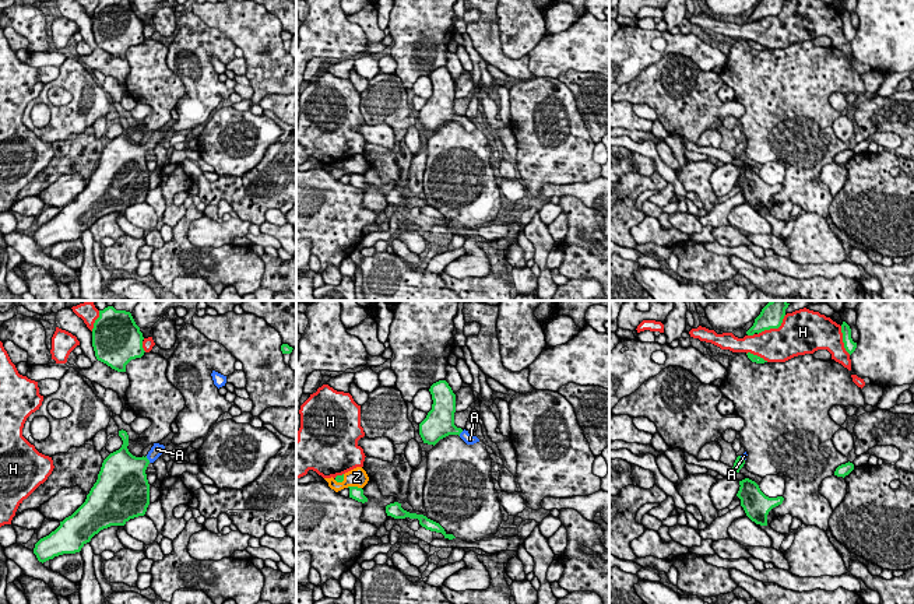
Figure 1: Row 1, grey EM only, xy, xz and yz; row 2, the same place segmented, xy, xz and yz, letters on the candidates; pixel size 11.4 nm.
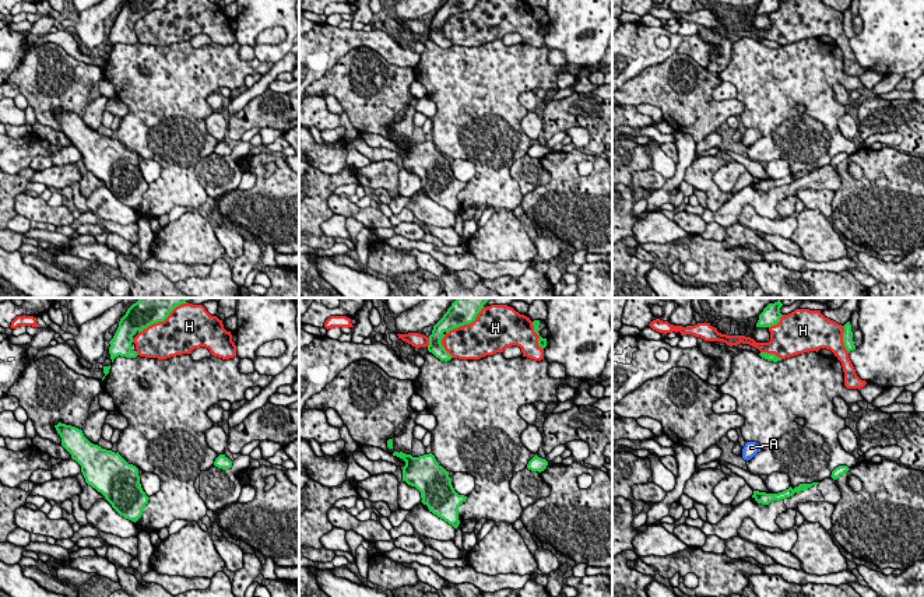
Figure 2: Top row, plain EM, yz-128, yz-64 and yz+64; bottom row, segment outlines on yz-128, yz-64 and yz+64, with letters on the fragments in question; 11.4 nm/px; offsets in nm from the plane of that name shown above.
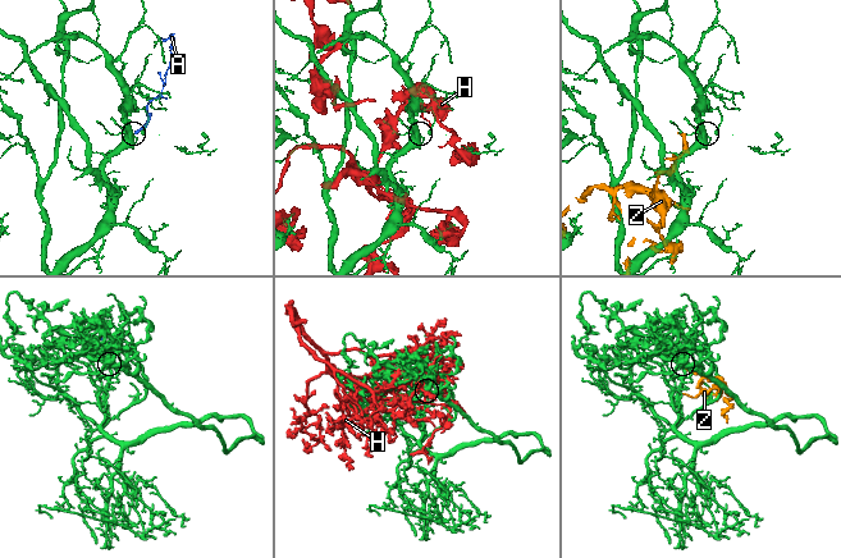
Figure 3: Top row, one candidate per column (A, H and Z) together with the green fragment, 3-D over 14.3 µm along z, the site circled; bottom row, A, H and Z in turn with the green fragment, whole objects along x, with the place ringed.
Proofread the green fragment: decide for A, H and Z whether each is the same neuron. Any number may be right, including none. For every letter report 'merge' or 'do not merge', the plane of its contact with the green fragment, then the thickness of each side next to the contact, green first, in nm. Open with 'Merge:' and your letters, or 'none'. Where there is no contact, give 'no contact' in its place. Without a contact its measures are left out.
Merge: A
A: merge; meets green in xy; 360 nm thick on the green side, 140 nm on the other
H: do not merge; meets green in yz; 190 nm thick on the green side, 400 nm on the other
Z: do not merge; meets green in xz; 140 nm thick on the green side, 220 nm on the other

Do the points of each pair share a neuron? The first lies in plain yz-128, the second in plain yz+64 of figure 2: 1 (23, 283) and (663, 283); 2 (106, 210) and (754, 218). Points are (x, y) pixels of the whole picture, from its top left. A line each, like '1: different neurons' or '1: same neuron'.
1: same neuron
2: same neuron

